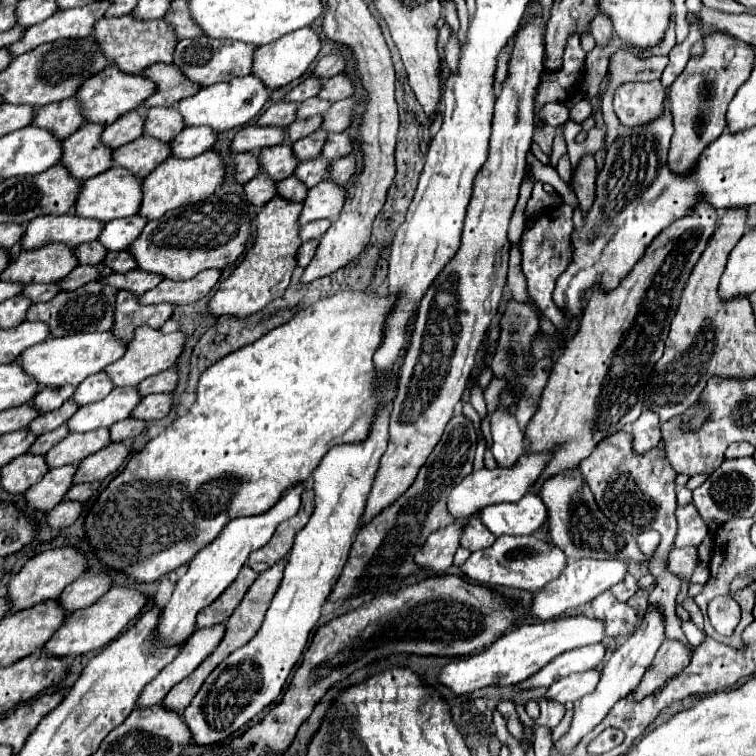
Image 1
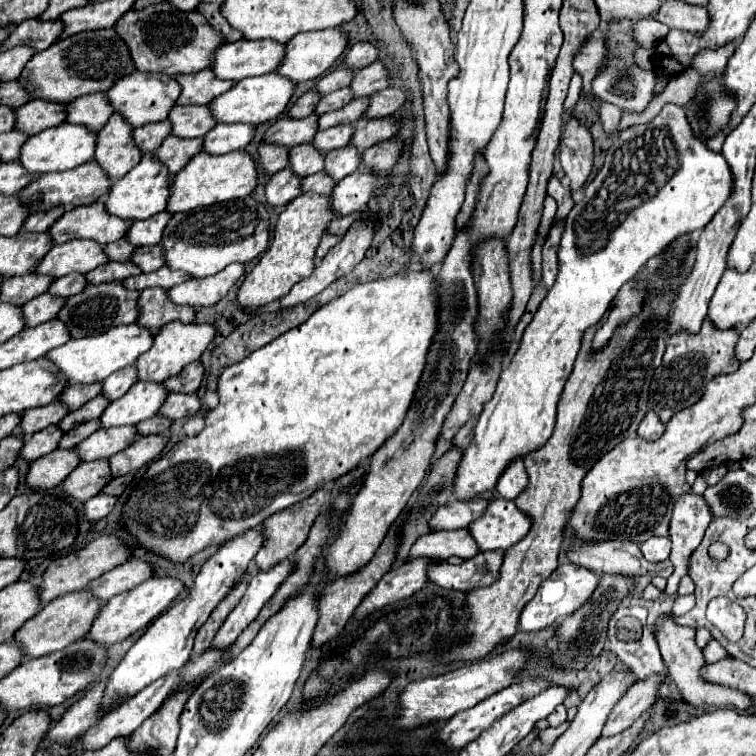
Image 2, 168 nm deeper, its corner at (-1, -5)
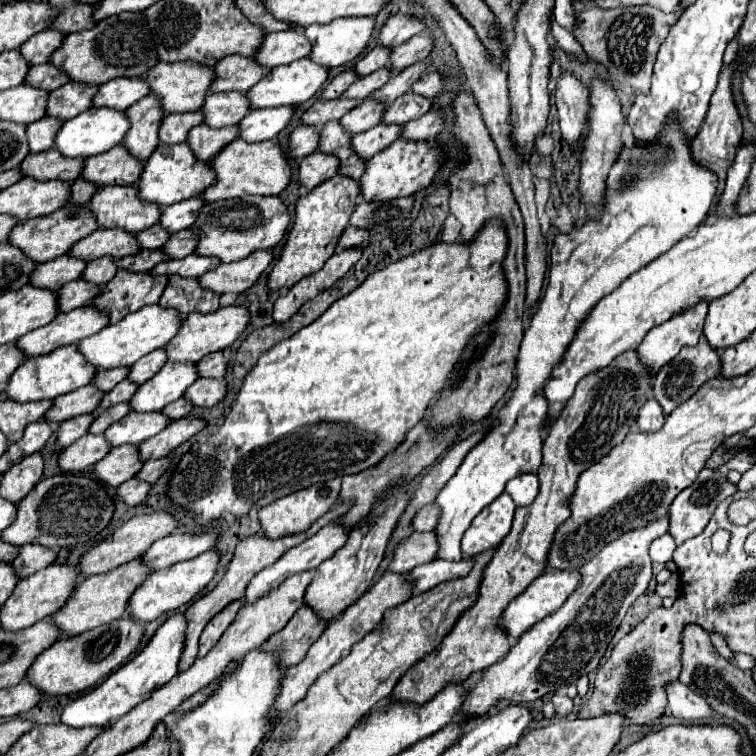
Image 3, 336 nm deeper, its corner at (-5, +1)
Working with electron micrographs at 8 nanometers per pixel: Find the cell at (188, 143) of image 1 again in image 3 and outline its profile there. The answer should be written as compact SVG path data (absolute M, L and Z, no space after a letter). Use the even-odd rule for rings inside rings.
M284 106L284 108L262 108L256 112L246 114L240 122L240 134L238 138L246 142L262 142L274 138L280 130L284 130L290 122L290 116L294 112L294 106Z

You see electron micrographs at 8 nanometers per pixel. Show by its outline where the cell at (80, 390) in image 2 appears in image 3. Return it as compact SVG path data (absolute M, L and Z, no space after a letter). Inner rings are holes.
M116 368L116 370L98 370L92 384L104 392L112 390L118 382L122 382L128 374L128 368Z

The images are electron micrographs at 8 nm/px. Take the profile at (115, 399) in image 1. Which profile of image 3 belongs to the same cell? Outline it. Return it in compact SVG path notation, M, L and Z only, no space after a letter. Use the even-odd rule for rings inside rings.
M166 362L156 376L136 390L128 406L132 412L158 412L166 404L178 400L196 378L196 364Z

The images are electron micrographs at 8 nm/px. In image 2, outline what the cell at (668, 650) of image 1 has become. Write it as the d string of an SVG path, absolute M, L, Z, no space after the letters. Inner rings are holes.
M652 676L644 682L636 682L624 694L624 698L620 702L616 702L616 706L612 708L612 712L604 724L604 730L602 730L604 738L616 736L622 730L626 730L628 726L632 726L634 720L654 704L654 700L658 696L656 682L660 682L656 676Z

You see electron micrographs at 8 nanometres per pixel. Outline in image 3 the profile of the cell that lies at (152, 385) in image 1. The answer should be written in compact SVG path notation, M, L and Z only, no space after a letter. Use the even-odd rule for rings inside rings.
M212 352L204 356L196 366L200 378L222 378L226 372L226 362L222 360L222 352Z

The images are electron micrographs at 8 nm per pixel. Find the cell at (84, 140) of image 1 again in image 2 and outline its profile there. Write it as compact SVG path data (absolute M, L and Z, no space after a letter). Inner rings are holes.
M112 114L108 124L98 132L96 162L108 170L112 182L124 178L142 158L142 150L134 144L132 126L122 114Z

